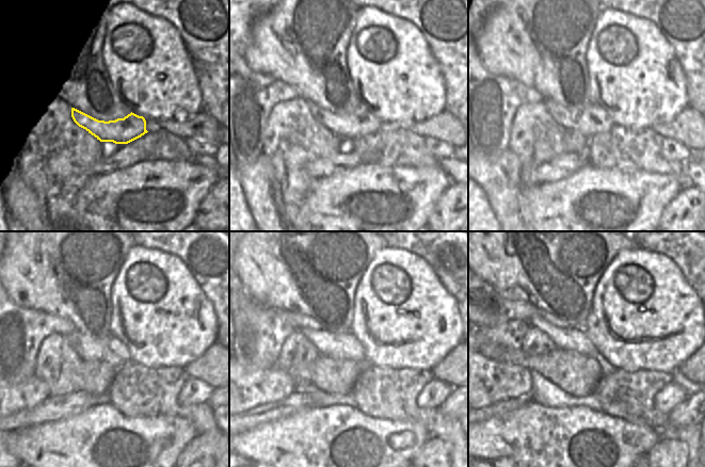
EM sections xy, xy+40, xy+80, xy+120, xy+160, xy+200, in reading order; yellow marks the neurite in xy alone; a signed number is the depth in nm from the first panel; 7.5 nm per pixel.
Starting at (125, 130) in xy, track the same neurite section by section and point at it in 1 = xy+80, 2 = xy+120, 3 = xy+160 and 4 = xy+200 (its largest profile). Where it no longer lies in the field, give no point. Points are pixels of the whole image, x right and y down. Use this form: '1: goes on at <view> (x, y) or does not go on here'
1: goes on at xy+80 (593, 119)
2: goes on at xy+120 (89, 348)
3: goes on at xy+160 (346, 345)
4: goes on at xy+200 (490, 309)

